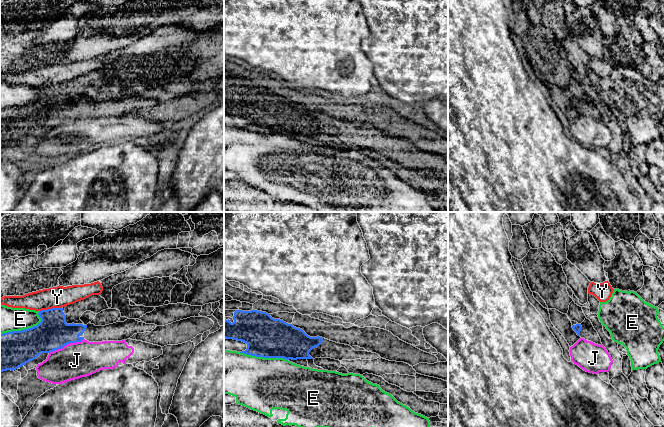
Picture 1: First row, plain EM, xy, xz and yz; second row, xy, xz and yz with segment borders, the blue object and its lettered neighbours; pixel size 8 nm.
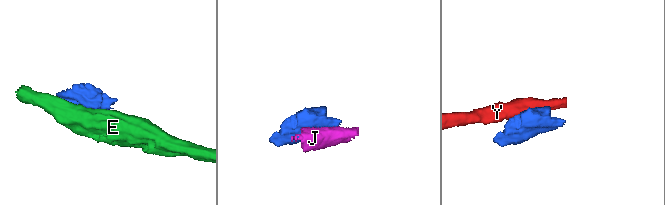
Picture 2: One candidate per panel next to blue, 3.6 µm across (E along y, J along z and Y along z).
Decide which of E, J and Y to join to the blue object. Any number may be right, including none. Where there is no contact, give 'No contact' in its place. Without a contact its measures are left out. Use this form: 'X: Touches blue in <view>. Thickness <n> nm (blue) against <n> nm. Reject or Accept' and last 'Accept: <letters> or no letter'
E: Touches blue in xy. Thickness 300 nm (blue) against 220 nm. Reject
J: Touches blue in xy. Thickness 280 nm (blue) against 280 nm. Reject
Y: Touches blue in xy. Thickness 280 nm (blue) against 180 nm. Reject
Accept: no letter

